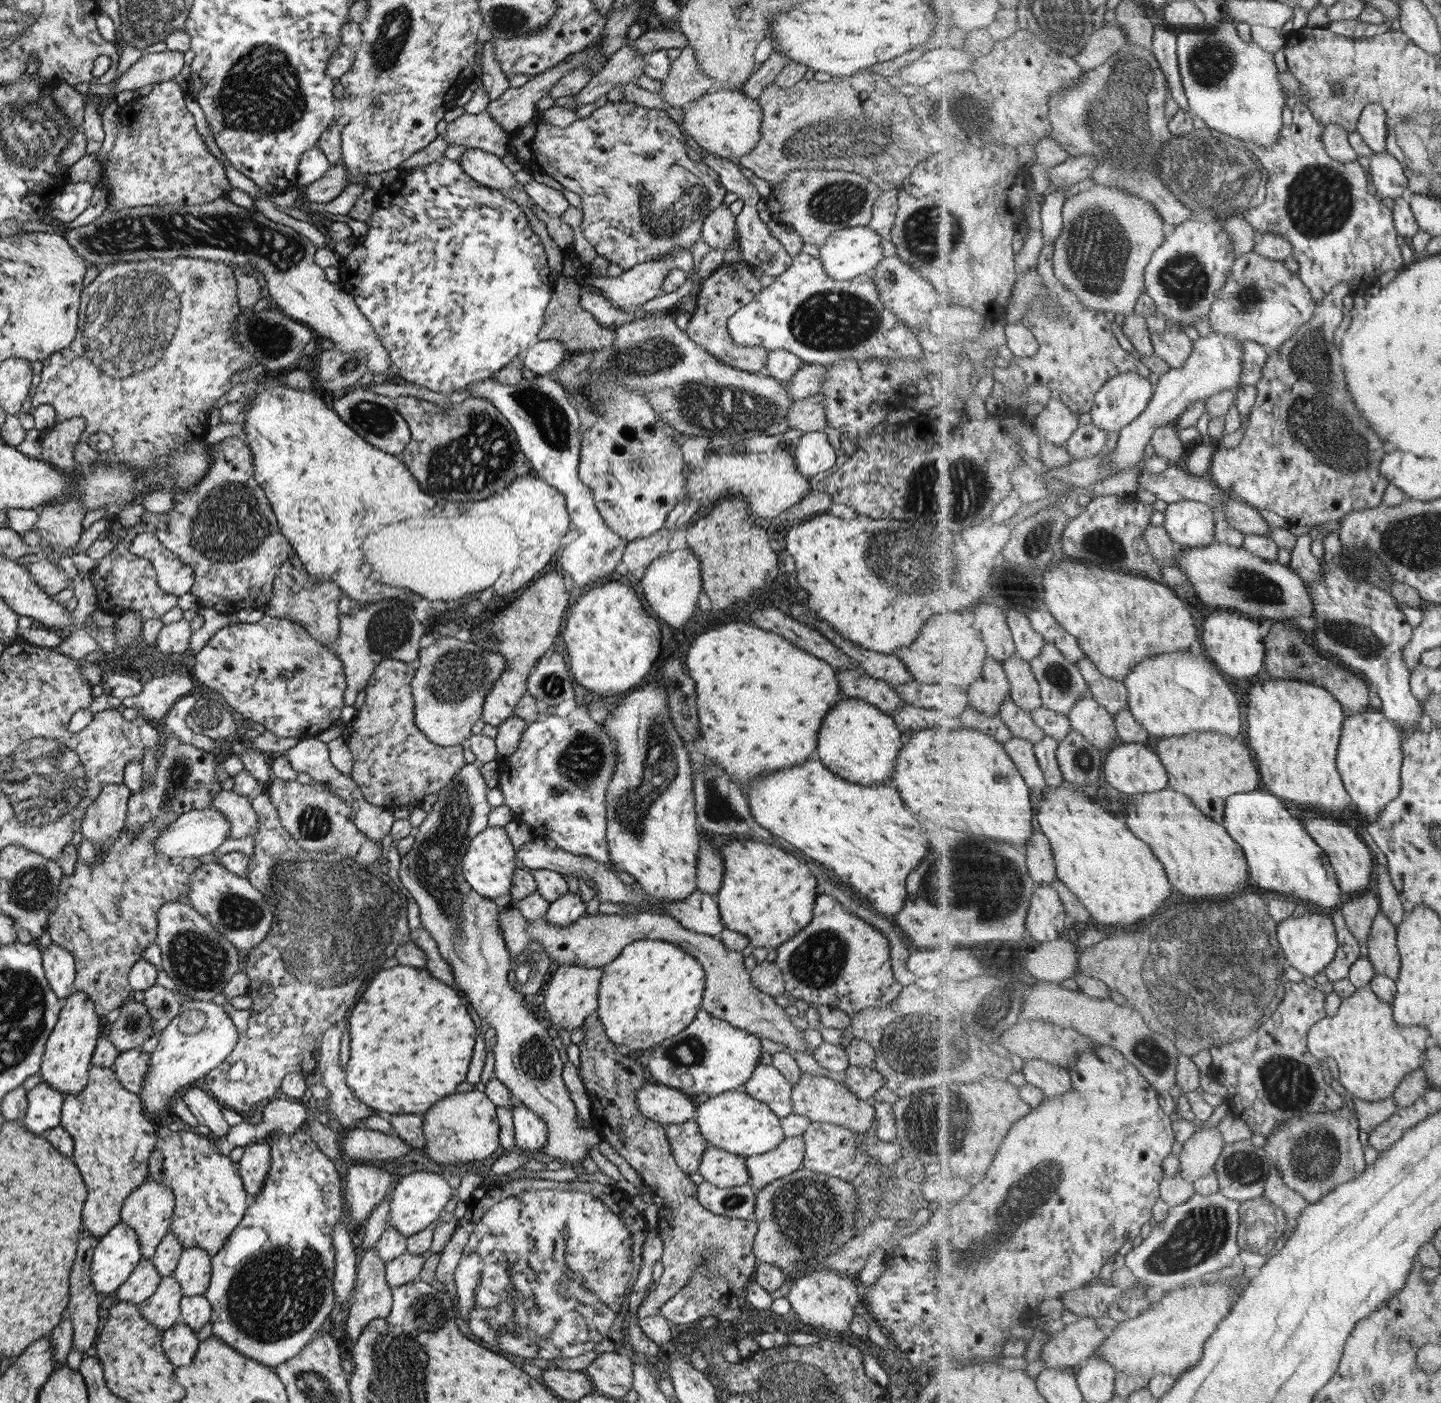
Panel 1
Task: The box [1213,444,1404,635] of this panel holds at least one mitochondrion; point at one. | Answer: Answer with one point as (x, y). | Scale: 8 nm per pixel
(1254, 588)

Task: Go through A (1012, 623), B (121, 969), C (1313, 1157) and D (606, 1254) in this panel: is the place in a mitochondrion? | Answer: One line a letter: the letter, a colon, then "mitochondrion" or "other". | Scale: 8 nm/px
A: other
B: other
C: mitochondrion
D: mitochondrion

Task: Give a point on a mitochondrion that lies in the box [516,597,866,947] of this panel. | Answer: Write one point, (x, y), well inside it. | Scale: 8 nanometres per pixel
(656, 772)

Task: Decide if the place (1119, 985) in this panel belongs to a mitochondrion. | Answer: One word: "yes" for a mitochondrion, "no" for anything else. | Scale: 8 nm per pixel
no

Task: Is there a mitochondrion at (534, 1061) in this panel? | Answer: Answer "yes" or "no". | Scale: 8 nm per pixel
yes

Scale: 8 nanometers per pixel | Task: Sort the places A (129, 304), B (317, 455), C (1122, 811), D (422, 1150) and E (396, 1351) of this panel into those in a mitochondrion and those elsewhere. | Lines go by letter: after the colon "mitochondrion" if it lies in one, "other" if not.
A: mitochondrion
B: other
C: other
D: other
E: mitochondrion

